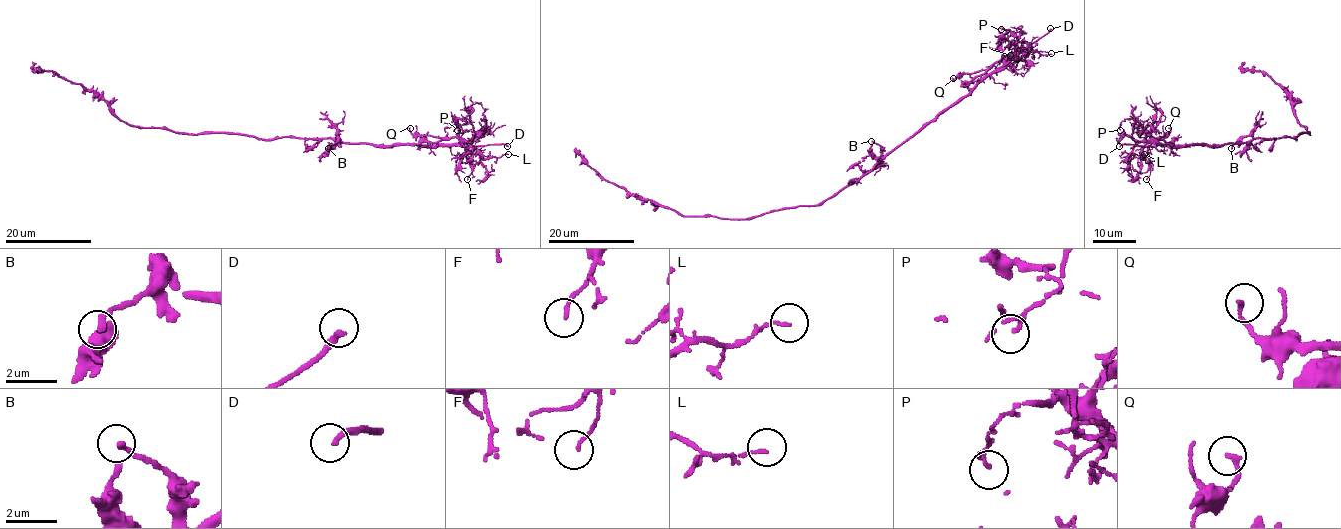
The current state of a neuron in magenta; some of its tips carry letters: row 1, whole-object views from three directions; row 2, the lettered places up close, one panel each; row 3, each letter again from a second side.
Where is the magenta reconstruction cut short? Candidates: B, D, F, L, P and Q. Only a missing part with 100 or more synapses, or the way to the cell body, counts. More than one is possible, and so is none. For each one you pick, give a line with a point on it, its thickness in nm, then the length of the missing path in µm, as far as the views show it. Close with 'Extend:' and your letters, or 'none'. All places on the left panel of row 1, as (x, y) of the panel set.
D: place (507, 146); calibre 240 nm; missing 60 µm
Extend: D

